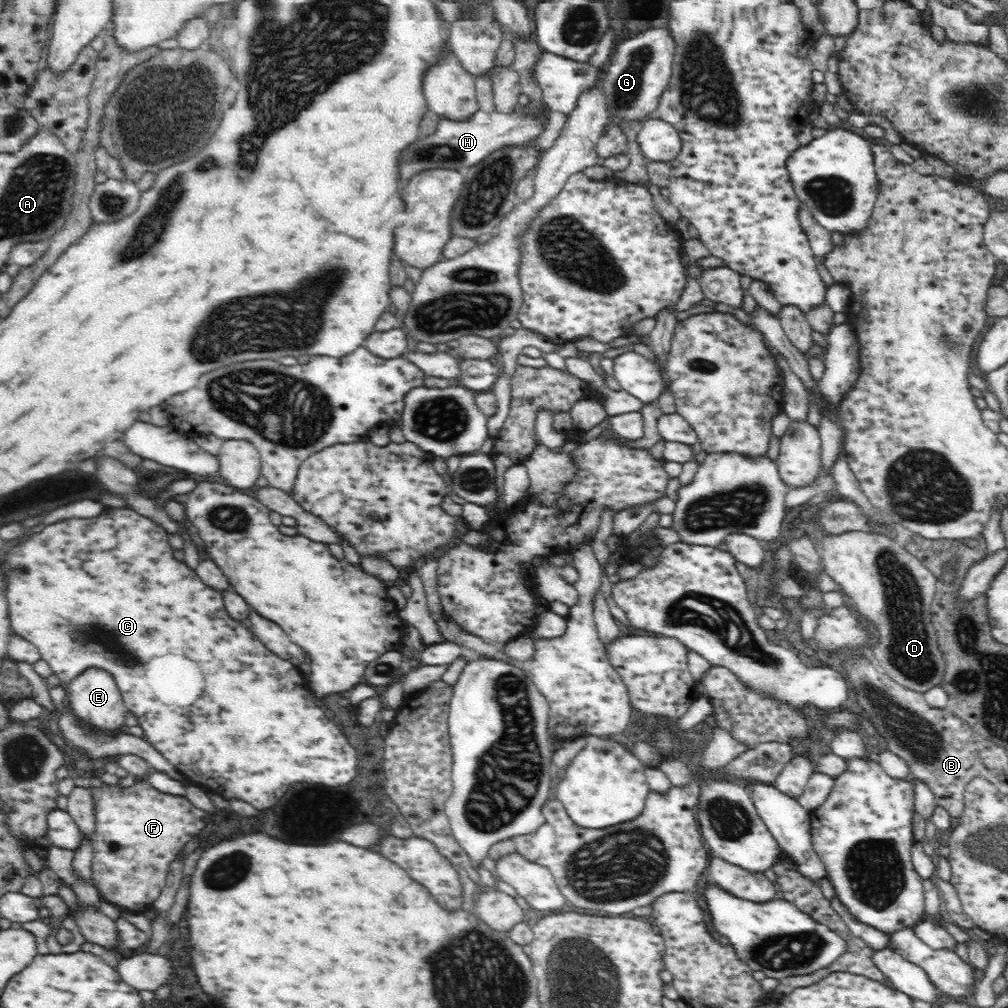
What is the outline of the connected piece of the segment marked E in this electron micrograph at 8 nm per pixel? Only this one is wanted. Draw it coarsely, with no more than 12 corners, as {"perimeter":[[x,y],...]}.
{"perimeter":[[88,668],[66,684],[82,721],[114,732],[128,709],[110,671]]}

